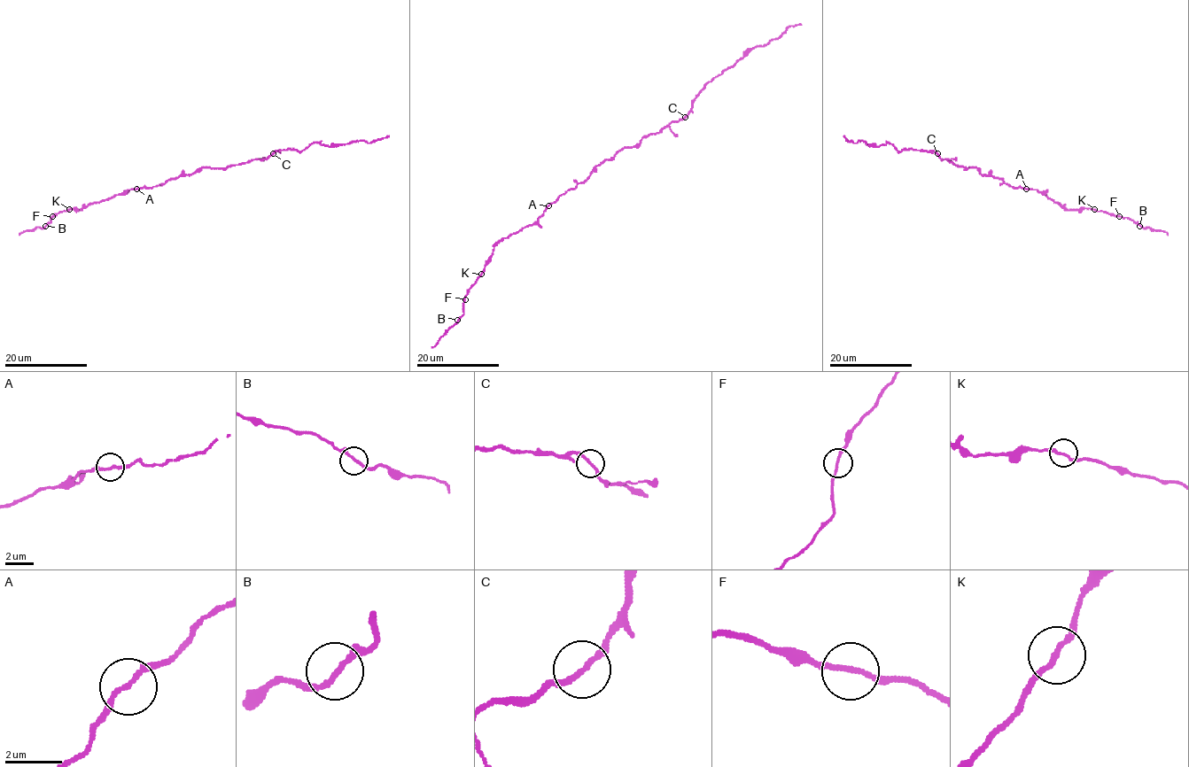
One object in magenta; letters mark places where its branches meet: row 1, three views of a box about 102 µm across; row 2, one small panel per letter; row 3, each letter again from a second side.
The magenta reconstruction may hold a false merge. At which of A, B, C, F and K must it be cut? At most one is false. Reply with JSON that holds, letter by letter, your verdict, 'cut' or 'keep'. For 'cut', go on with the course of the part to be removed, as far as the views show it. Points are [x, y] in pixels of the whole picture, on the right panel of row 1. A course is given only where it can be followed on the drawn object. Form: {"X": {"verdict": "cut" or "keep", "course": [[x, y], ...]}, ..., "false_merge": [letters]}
{"A": {"verdict": "keep"}, "B": {"verdict": "keep"}, "C": {"verdict": "cut", "course": [[936, 153], [912, 149], [898, 151], [889, 142], [872, 146], [859, 141], [849, 142], [844, 135]]}, "F": {"verdict": "keep"}, "K": {"verdict": "keep"}, "false_merge": ["C"]}

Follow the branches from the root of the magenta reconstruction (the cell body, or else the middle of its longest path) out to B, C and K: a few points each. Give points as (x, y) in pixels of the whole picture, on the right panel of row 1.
B: (986, 175), (1001, 178), (1014, 188), (1036, 189), (1068, 210), (1092, 208), (1129, 217), (1139, 226)
C: (986, 175), (983, 175), (976, 167), (959, 166), (948, 159), (942, 159), (936, 153)
K: (986, 175), (1001, 178), (1014, 188), (1036, 189), (1068, 210), (1094, 209)

